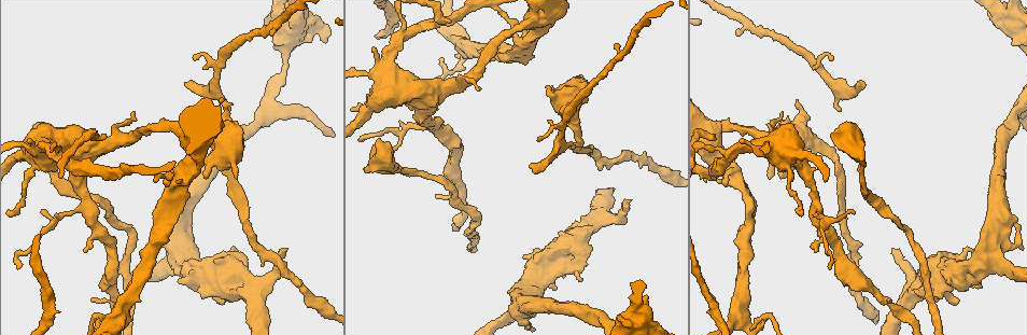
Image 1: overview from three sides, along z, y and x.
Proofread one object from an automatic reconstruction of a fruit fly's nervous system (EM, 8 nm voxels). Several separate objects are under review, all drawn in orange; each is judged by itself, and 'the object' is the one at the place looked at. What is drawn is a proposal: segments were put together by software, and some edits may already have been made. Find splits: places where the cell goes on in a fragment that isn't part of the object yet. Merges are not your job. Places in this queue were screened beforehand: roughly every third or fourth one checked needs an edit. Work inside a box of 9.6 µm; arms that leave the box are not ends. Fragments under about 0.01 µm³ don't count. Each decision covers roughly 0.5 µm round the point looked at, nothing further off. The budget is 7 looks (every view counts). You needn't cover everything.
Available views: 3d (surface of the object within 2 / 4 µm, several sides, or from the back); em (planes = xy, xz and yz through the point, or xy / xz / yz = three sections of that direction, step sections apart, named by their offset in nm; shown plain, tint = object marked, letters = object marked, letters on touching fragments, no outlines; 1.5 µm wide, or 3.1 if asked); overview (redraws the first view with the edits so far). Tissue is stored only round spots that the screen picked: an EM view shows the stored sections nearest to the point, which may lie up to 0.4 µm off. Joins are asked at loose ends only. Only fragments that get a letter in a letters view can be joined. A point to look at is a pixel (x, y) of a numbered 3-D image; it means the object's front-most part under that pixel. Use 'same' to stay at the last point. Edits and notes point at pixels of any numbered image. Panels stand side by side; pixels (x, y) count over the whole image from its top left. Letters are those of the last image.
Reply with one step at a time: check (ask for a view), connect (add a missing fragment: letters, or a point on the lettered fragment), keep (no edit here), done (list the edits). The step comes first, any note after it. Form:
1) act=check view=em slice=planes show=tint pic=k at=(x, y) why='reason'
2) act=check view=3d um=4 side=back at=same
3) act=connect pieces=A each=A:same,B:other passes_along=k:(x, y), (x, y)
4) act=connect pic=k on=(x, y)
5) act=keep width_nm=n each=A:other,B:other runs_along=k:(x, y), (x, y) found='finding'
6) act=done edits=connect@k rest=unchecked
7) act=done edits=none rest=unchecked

act=check view=em slice=planes show=letters pic=1 at=(87, 251) why='an open end'

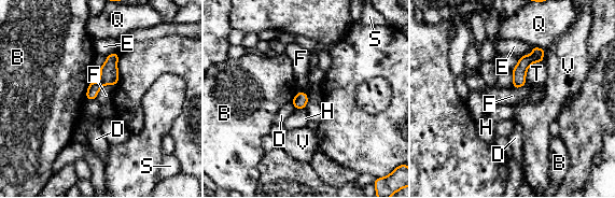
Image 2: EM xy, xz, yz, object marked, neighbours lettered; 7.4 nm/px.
act=keep longest_contact=T:220nm each=B:other,D:other,E:other,F:other,H:other,Q:other,S:other,T:other,V:other found='no lettered fragment goes on from it'

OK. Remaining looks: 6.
act=check view=3d um=4 pic=1 at=(392, 161) why='thick end'

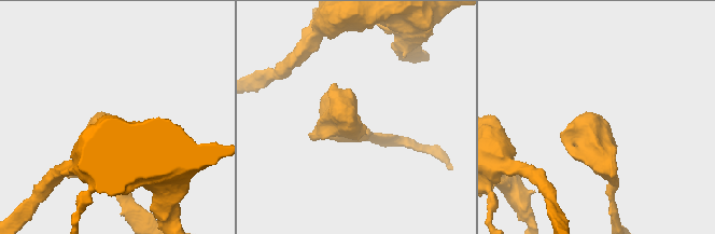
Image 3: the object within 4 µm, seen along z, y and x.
act=check view=em slice=planes show=letters pic=3 at=(599, 114)

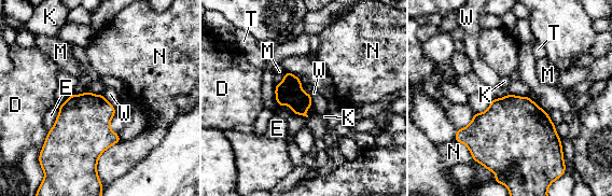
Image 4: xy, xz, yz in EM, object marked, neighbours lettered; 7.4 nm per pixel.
act=keep longest_contact=N:300nm each=D:other,E:other,K:other,M:other,N:other,T:other,W:other border=4:(286, 71), (282, 80), (276, 85) found='no lettered fragment goes on from it'

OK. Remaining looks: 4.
act=check view=3d um=4 pic=1 at=(187, 82) why='branch stops here'

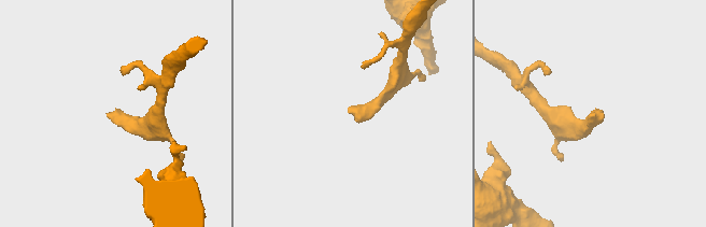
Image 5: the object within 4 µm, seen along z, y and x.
act=check view=em slice=planes show=tint pic=5 at=(109, 115)

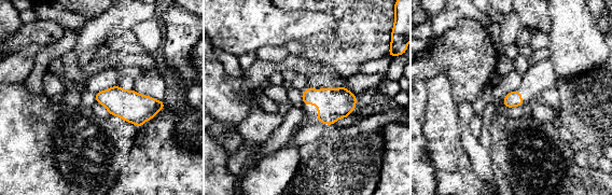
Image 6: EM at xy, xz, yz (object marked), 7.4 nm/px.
act=check view=em slice=planes show=letters at=same

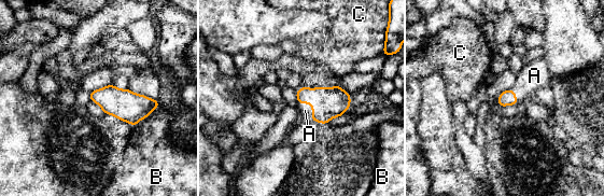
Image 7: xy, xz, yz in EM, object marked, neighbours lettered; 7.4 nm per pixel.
act=connect pieces=A width_nm=110 each=A:same,B:other,C:other found='it goes on there'

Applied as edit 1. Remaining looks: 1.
act=done edits=connect@7 rest=unchecked

